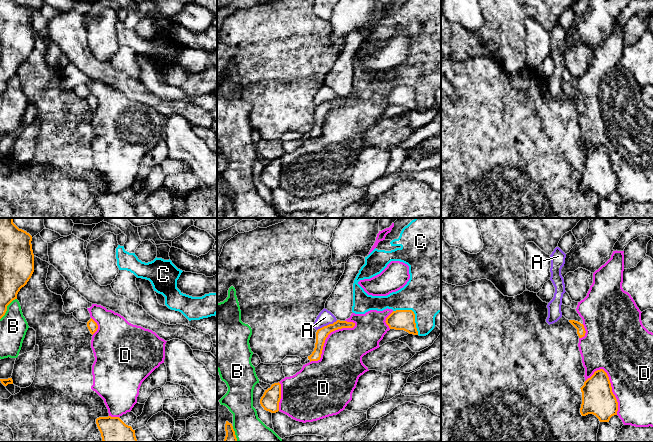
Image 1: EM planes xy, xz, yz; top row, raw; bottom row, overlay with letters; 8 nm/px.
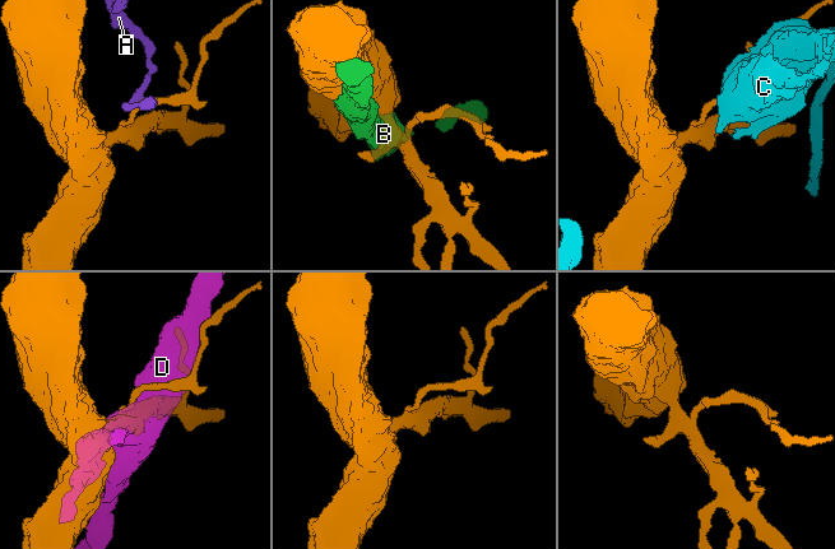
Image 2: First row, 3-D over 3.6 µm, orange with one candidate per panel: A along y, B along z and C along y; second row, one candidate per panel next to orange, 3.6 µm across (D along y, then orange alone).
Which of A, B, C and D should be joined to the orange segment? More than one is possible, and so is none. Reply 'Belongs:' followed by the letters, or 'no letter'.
Belongs: no letter

